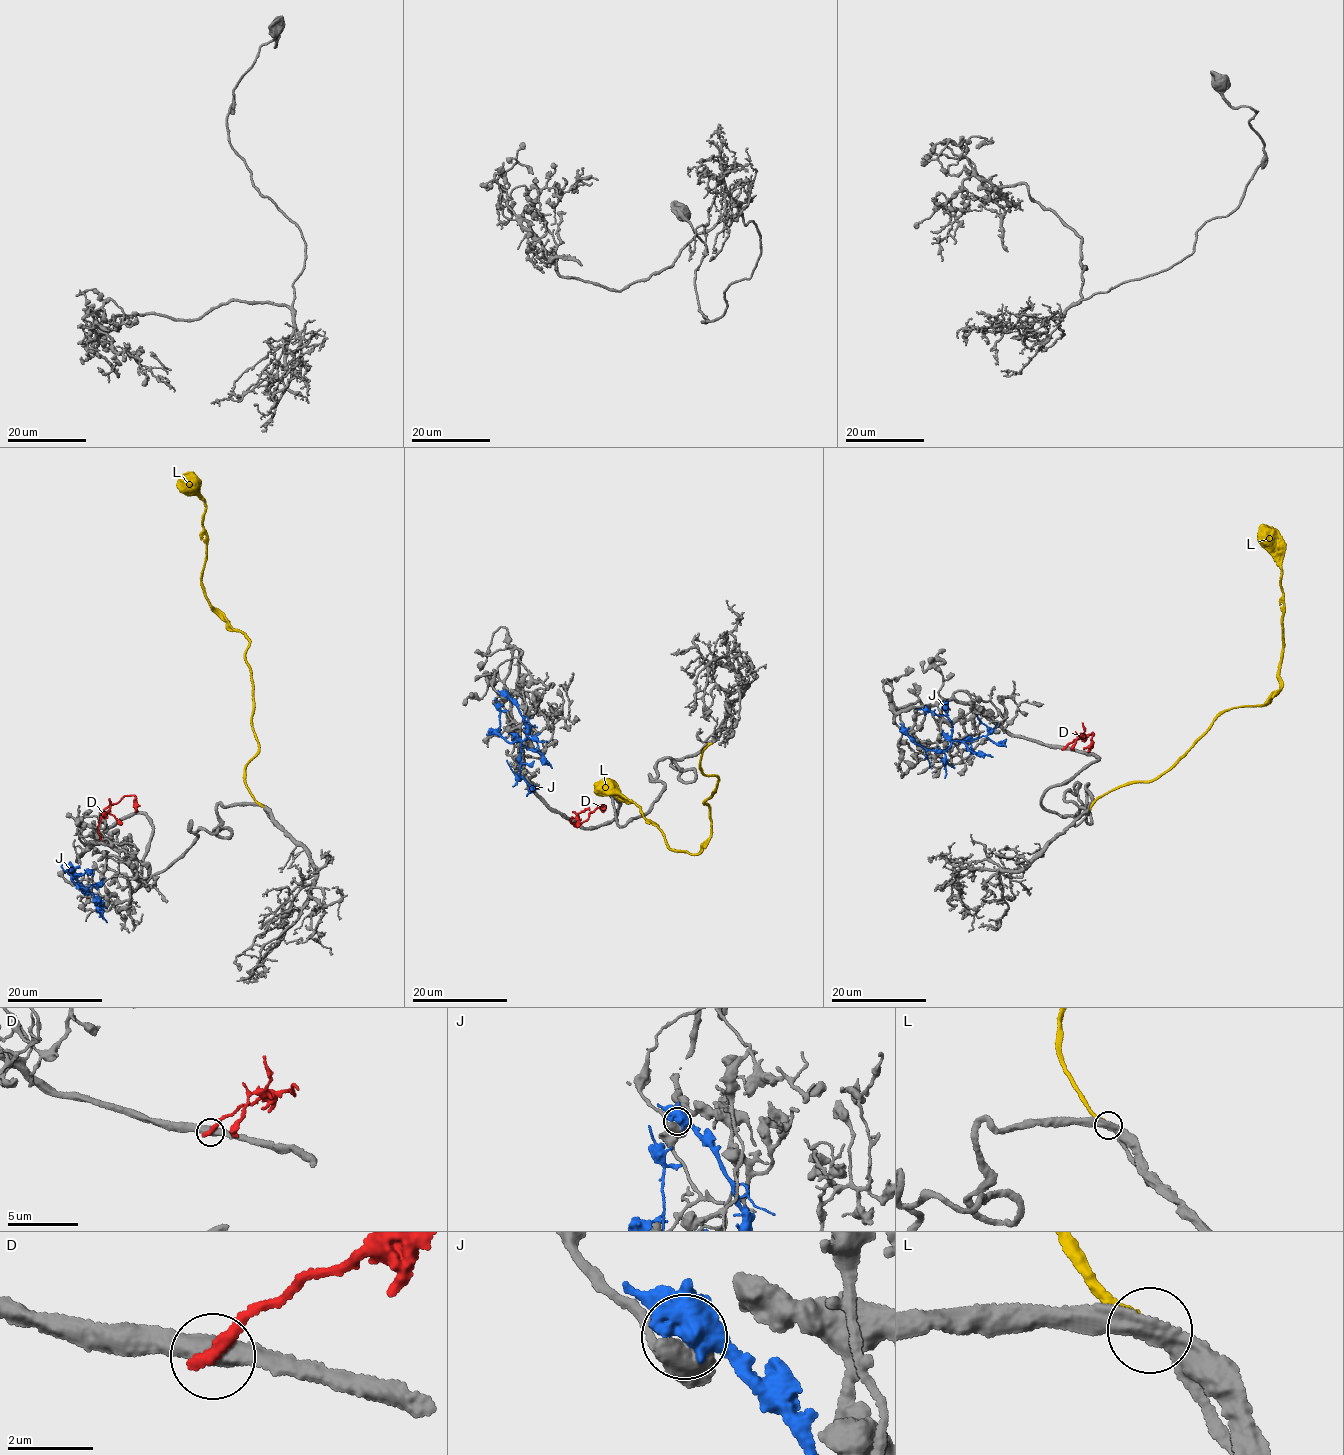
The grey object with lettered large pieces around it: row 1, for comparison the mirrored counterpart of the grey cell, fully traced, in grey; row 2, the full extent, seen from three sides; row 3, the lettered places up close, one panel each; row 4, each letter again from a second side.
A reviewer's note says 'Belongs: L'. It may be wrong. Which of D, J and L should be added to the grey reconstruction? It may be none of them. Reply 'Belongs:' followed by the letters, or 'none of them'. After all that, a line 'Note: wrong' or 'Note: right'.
Belongs: L
Note: right

